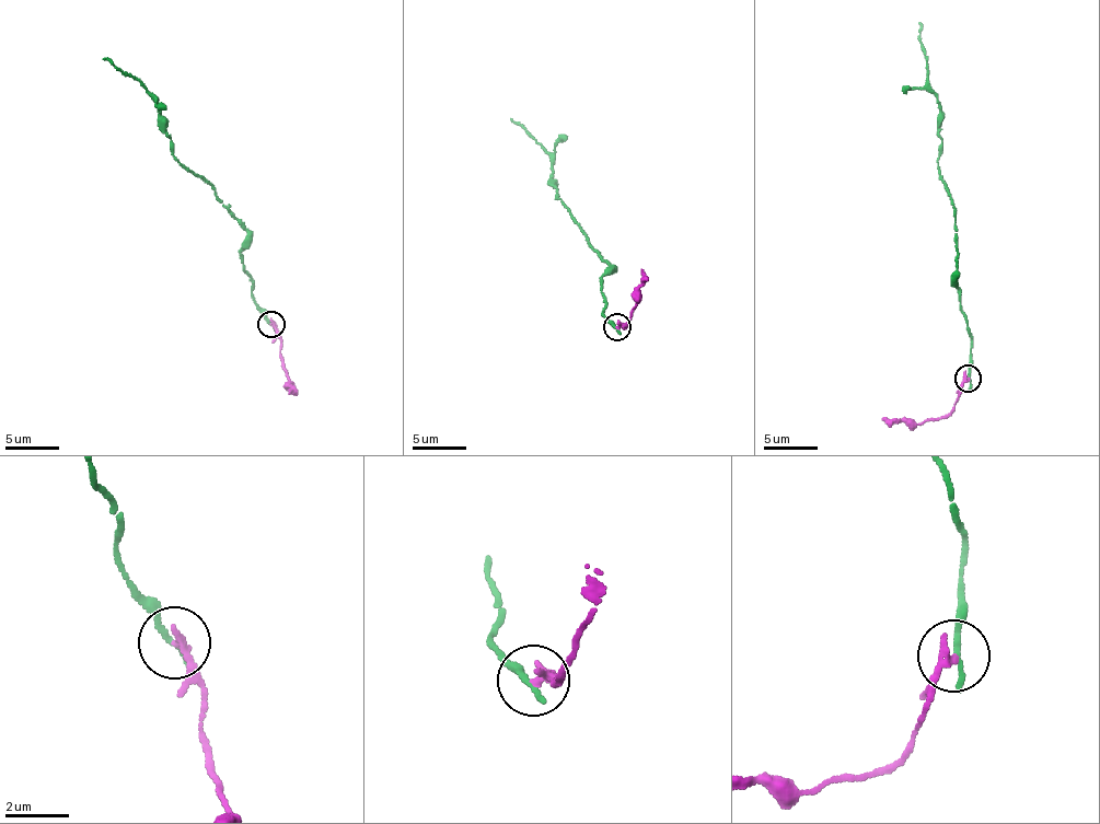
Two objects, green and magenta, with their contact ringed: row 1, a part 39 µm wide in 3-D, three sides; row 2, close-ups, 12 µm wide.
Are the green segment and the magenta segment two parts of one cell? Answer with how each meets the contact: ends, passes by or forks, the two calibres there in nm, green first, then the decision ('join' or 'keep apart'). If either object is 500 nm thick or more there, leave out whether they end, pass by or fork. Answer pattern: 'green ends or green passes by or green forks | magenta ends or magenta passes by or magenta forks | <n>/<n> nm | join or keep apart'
green ends | magenta ends | 200/260 nm | keep apart

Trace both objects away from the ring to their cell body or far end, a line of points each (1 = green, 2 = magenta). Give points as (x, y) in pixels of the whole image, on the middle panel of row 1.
1: (616, 327), (602, 313), (601, 285), (613, 265), (589, 244), (565, 201), (557, 200), (548, 153), (510, 118)
2: (616, 327), (625, 326), (622, 327), (628, 322), (636, 304), (641, 268)

